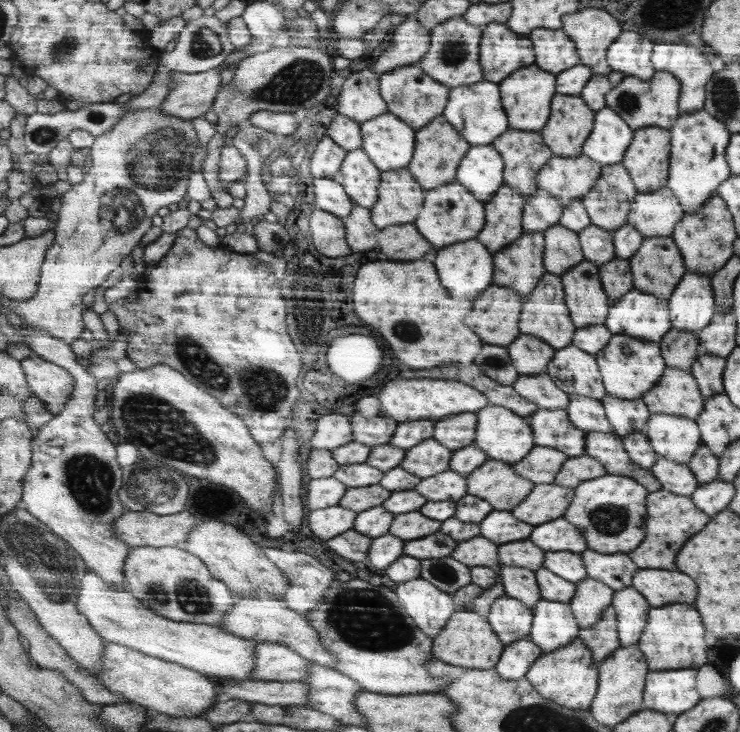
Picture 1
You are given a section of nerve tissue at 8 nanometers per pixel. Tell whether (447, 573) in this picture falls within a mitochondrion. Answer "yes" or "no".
yes

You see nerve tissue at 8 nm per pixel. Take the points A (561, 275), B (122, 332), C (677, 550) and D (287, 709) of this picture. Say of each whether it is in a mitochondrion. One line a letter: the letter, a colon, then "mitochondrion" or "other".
A: other
B: other
C: other
D: other

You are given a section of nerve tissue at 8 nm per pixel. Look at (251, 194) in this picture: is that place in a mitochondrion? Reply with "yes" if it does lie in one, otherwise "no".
no

